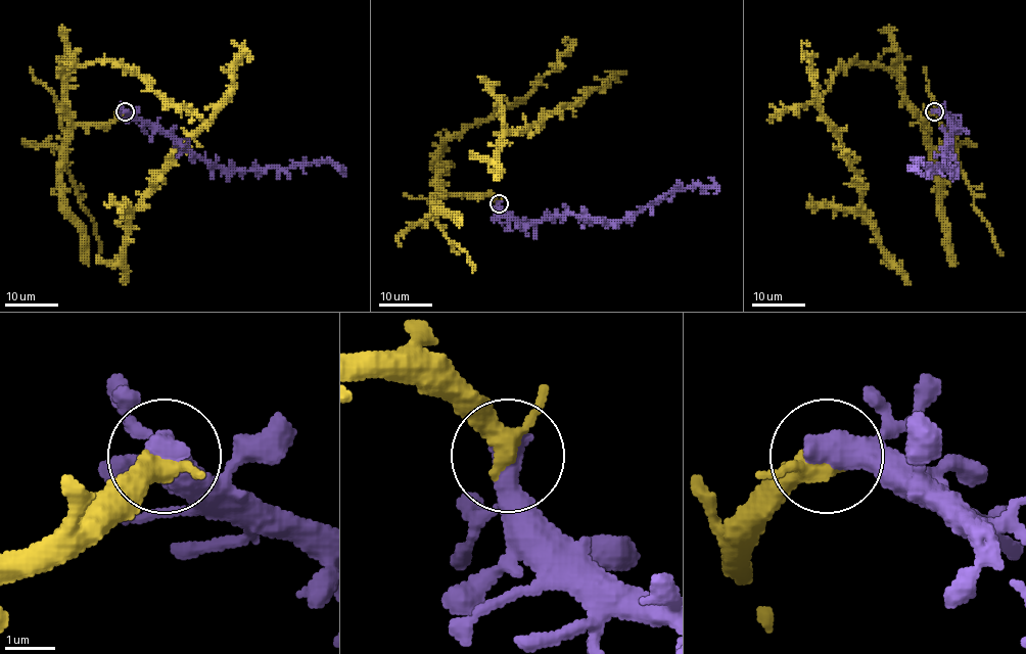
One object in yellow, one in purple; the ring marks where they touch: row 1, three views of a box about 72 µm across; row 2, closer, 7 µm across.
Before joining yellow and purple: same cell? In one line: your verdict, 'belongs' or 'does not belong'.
belongs

